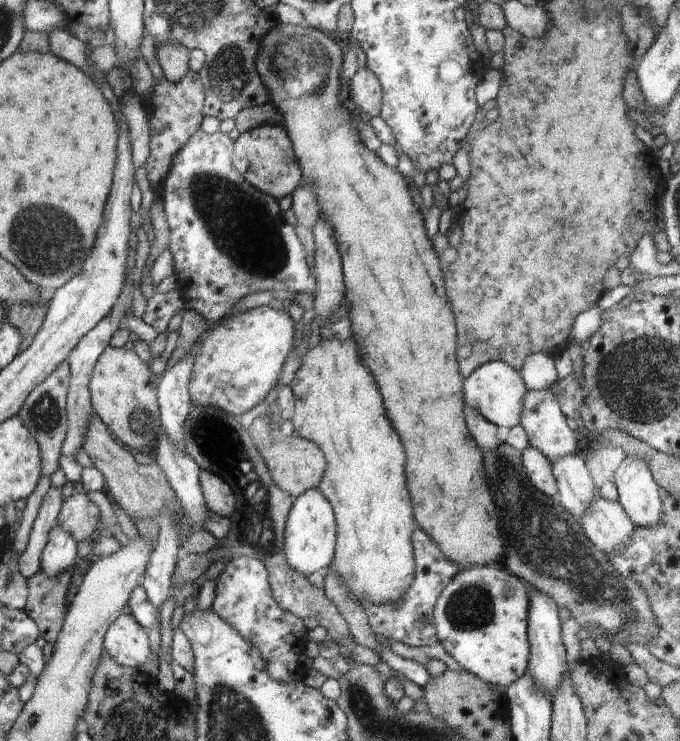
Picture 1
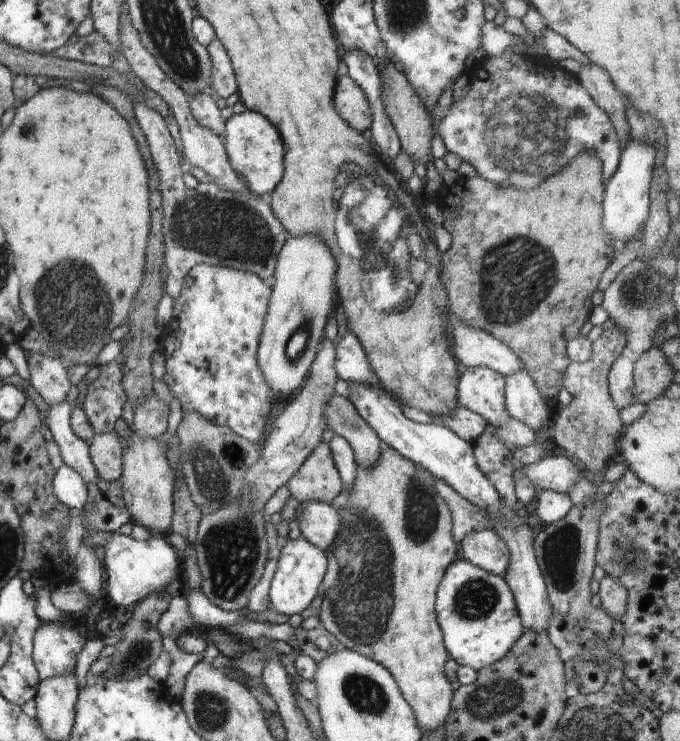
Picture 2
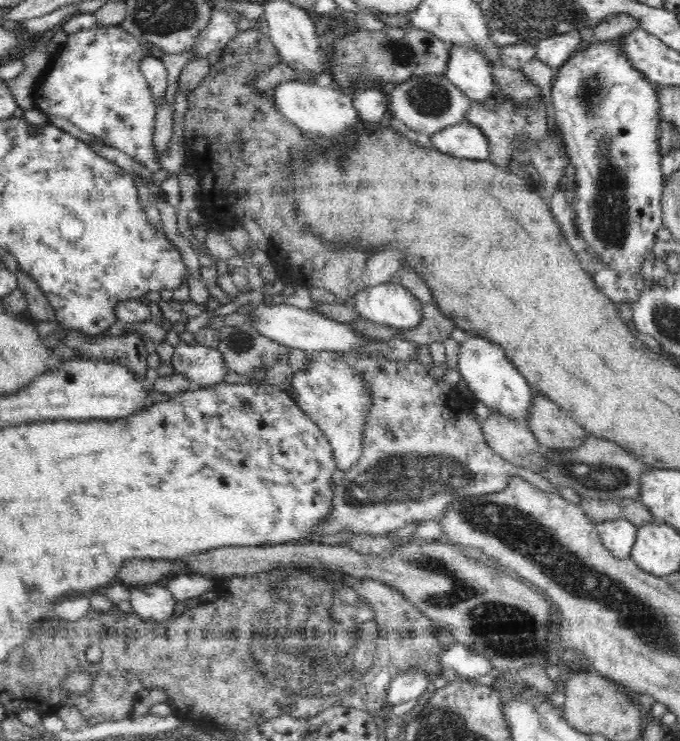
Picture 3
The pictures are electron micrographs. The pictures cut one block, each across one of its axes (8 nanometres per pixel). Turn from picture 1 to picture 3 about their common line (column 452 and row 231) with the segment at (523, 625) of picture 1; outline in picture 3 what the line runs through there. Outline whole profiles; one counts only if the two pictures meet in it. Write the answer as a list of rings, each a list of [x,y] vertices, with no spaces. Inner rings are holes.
[[[618,37],[606,40],[603,42],[594,41],[589,48],[576,49],[570,58],[566,59],[556,70],[556,76],[546,92],[551,98],[551,106],[549,107],[550,122],[553,123],[553,128],[557,129],[561,141],[564,145],[565,156],[569,159],[569,163],[574,166],[576,177],[576,191],[574,200],[571,202],[575,210],[575,223],[579,235],[588,243],[591,250],[596,253],[597,259],[601,264],[605,264],[613,268],[620,274],[636,274],[642,268],[644,262],[644,254],[651,252],[654,243],[656,242],[656,232],[662,228],[662,192],[664,184],[664,176],[662,176],[662,155],[660,155],[659,138],[663,129],[660,122],[660,101],[658,101],[658,93],[654,89],[655,84],[649,82],[641,74],[640,71],[634,69],[634,65],[630,63],[630,59],[626,57],[624,51],[620,51],[618,47]]]

